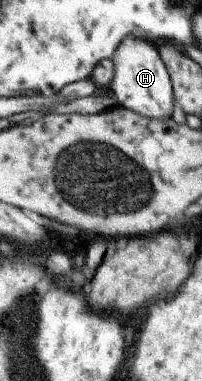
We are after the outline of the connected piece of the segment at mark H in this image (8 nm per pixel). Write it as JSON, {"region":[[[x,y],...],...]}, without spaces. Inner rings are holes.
{"region":[[[128,36],[120,44],[113,60],[115,61],[115,77],[110,84],[110,89],[119,106],[139,112],[150,121],[173,118],[174,104],[177,100],[174,98],[175,89],[171,72],[154,42],[140,36]]]}

